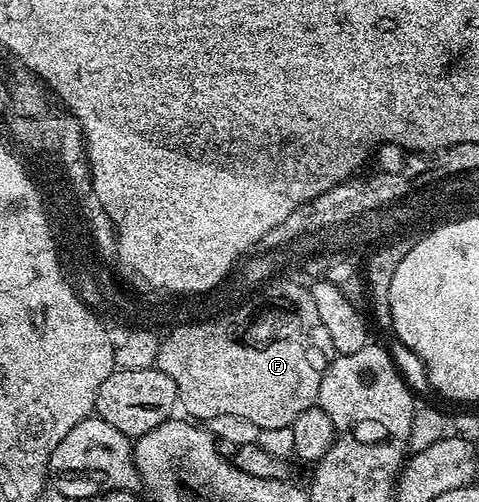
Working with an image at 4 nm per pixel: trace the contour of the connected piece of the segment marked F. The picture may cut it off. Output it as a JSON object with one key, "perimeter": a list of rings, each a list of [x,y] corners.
{"perimeter":[[[309,290],[300,299],[278,299],[270,305],[270,309],[262,309],[262,313],[254,311],[250,315],[256,315],[250,319],[250,351],[244,351],[244,341],[242,347],[238,347],[236,335],[232,339],[230,331],[234,323],[244,319],[244,315],[234,315],[230,323],[214,323],[214,327],[188,326],[185,330],[177,331],[173,339],[163,342],[159,369],[175,381],[178,403],[191,420],[207,421],[227,414],[244,417],[245,421],[252,422],[260,429],[284,429],[292,426],[304,409],[317,404],[320,381],[336,352],[324,321],[320,321],[320,313],[316,313],[316,303],[312,301]]]}

